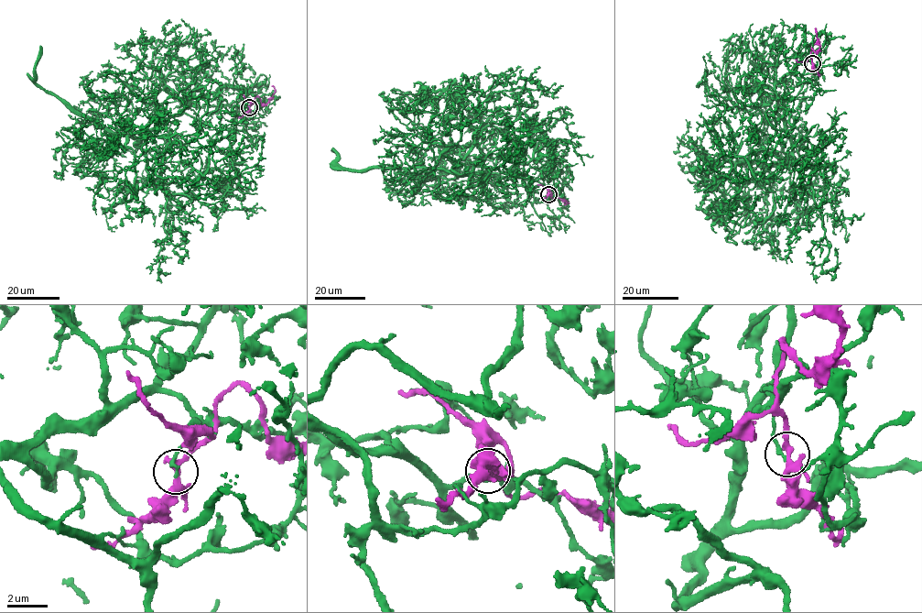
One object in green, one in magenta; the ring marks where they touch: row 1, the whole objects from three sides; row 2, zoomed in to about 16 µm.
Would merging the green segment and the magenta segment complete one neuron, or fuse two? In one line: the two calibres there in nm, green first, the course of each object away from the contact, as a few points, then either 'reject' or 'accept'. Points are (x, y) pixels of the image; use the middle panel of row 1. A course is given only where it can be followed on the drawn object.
calibres 180 and 260 nm; course green (548, 194), (491, 169), (459, 175), (454, 164), (493, 121), (514, 122), (524, 89), (557, 90), (552, 95); course magenta (548, 195), (568, 202), (564, 204); reject

